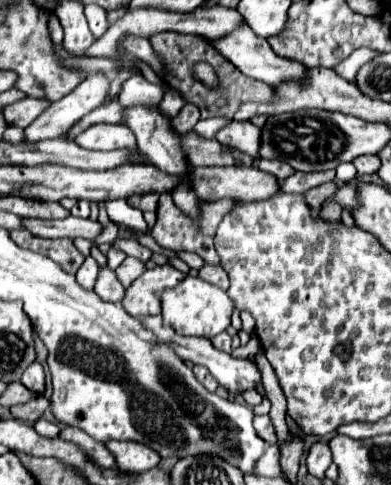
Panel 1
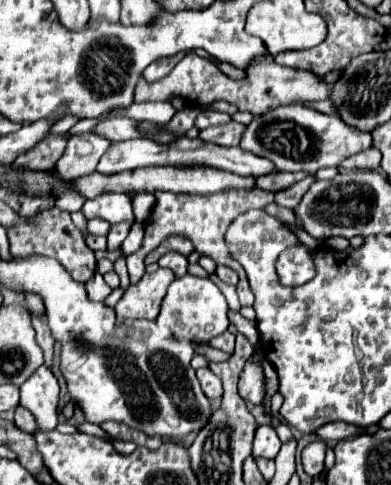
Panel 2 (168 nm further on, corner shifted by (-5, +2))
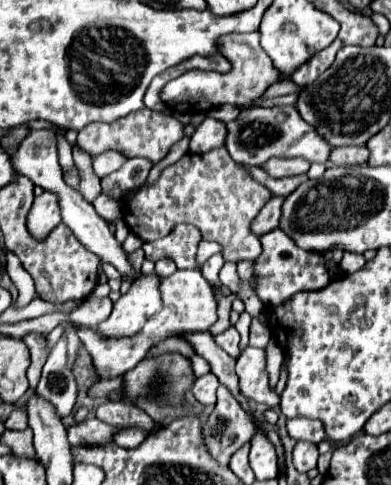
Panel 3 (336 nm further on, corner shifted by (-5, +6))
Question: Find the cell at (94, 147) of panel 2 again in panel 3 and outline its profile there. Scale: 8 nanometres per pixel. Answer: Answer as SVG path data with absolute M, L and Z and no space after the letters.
M45 192L39 198L35 198L27 214L27 230L31 232L31 236L37 240L45 240L59 222L61 222L61 214L59 214L57 196Z

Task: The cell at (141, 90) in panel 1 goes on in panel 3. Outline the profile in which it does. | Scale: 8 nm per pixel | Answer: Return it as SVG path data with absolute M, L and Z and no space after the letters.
M259 32L255 34L225 34L219 38L219 48L231 48L231 72L185 72L183 76L171 80L163 92L161 100L173 110L183 114L207 114L209 110L221 104L245 106L255 98L261 98L263 92L277 82L277 70L273 68L271 58L259 46Z

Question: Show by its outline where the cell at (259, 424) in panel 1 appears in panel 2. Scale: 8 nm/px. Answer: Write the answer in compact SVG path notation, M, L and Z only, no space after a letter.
M269 424L257 426L257 430L255 430L255 442L253 442L253 456L275 458L279 448L281 448L281 440L275 434L275 430Z

